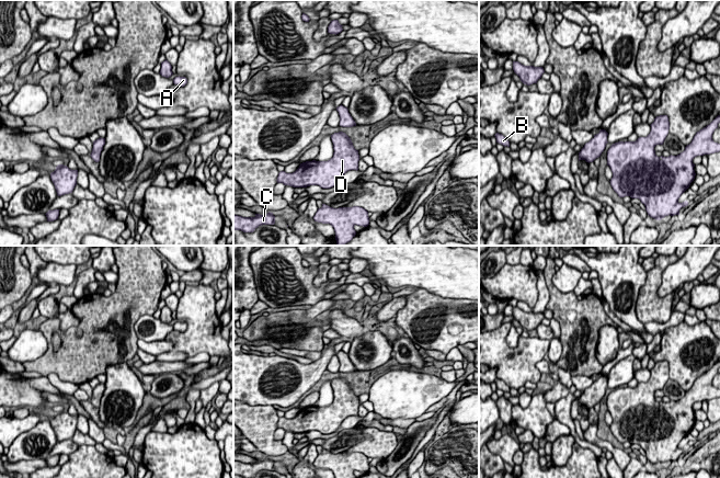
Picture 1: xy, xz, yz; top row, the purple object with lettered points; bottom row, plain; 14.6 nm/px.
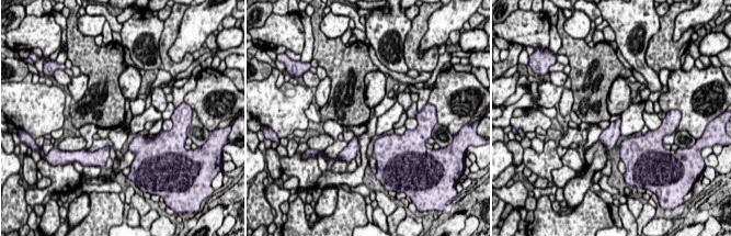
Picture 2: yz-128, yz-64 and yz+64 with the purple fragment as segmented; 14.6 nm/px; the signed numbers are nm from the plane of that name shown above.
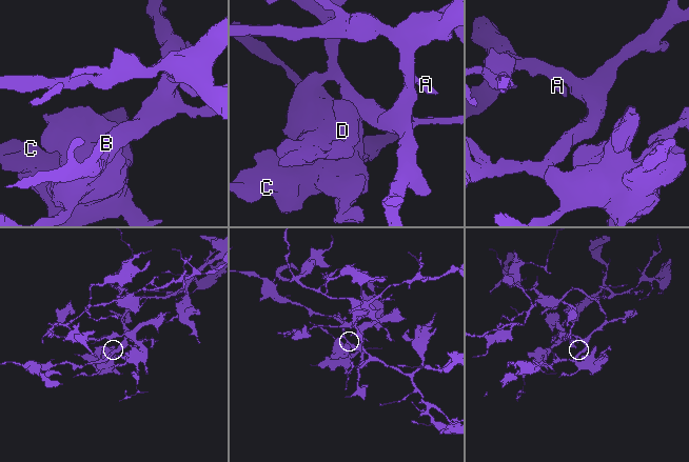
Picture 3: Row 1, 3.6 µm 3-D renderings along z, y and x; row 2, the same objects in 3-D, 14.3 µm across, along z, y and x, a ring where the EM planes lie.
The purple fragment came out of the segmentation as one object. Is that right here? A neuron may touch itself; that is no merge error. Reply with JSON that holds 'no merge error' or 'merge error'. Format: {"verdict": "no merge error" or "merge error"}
{"verdict": "no merge error"}

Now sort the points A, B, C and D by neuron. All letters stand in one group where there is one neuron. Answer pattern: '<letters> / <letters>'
A B C D

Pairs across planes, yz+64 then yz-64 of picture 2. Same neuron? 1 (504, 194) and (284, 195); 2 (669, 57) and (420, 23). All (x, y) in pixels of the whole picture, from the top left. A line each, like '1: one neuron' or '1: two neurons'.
1: one neuron
2: one neuron

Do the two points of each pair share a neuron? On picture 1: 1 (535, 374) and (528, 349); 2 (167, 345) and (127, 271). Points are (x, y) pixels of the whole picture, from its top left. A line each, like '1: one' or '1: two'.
1: one
2: two

